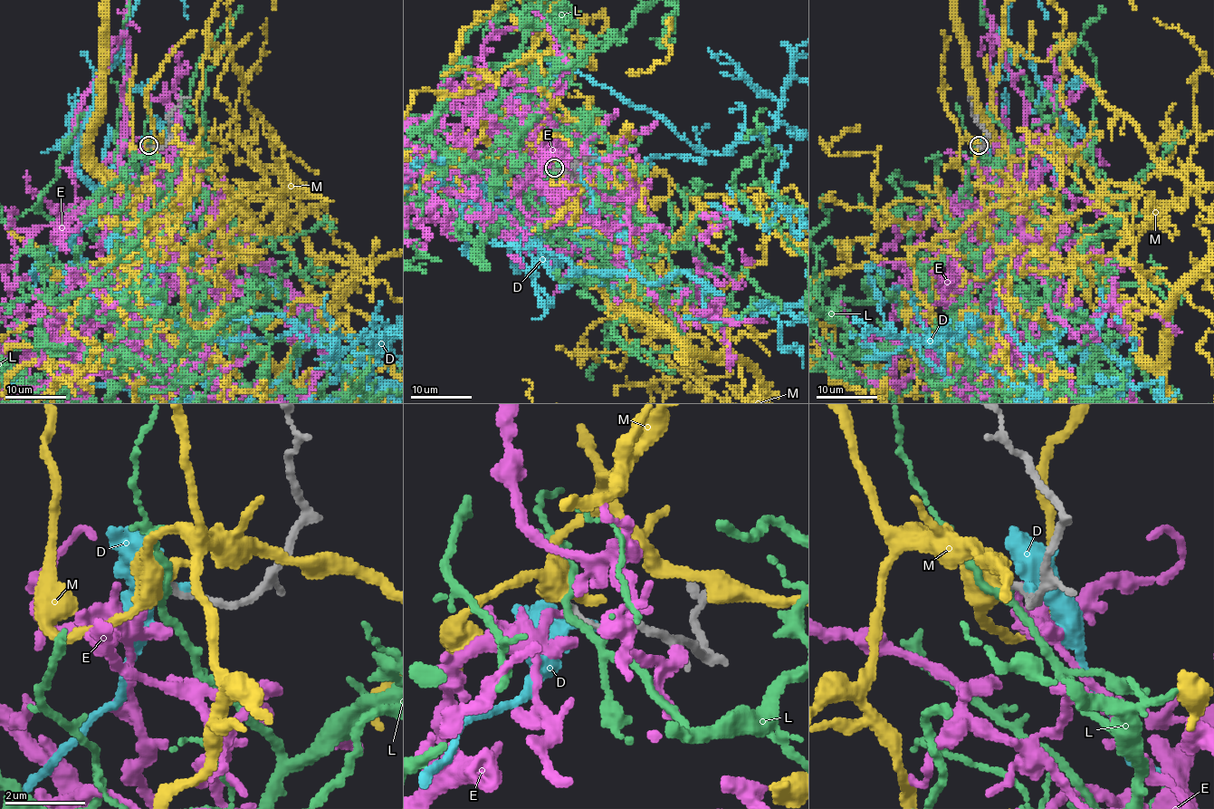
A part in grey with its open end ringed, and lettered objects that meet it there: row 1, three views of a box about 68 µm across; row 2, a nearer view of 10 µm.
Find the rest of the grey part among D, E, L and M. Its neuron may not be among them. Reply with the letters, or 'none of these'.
none of these

